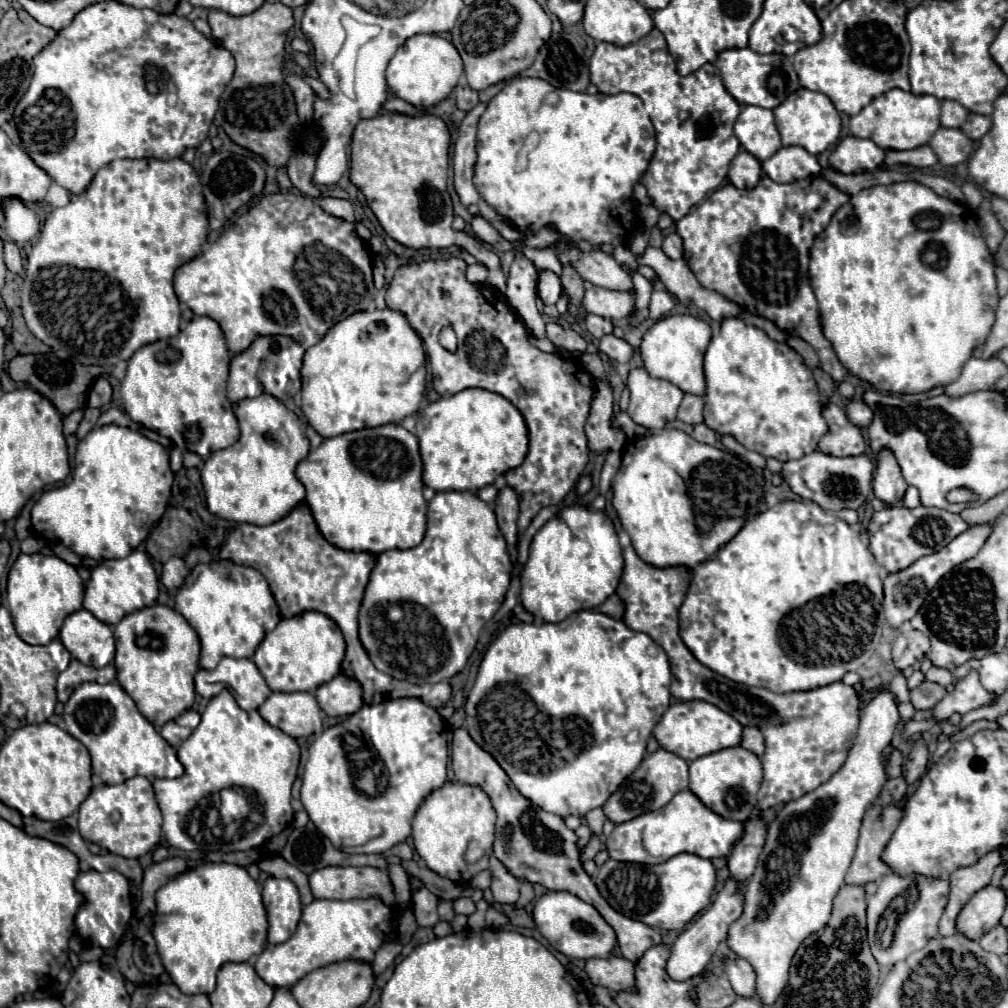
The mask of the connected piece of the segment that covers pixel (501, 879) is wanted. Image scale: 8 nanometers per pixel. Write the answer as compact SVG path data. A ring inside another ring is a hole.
M491 856L489 860L489 870L493 874L491 892L493 892L495 902L515 904L519 900L519 882L513 876L509 876L509 872L505 872L503 864L495 856Z

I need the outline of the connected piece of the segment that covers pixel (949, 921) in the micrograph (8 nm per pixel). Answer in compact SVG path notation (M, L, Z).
M993 850L989 854L985 854L979 862L959 868L949 876L951 882L951 892L949 892L949 902L947 908L943 912L941 924L939 924L939 934L941 936L953 936L959 934L955 922L957 916L961 912L961 908L969 902L969 898L981 890L983 886L987 886L991 882L993 876L993 868L1001 862L1001 854L999 850Z

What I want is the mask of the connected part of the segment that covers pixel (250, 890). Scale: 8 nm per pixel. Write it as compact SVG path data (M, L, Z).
M235 864L191 868L157 890L153 936L159 958L183 994L211 994L215 974L227 962L247 962L267 944L267 912L257 882Z

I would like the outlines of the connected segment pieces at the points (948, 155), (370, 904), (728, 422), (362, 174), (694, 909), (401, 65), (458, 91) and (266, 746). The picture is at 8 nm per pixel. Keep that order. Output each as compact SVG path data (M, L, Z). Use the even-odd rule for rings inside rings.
M939 128L929 146L945 166L957 166L965 162L973 152L973 140L969 140L961 130L955 128Z
M313 900L303 908L297 932L283 944L267 946L265 952L255 962L255 972L273 988L291 988L307 976L309 972L333 964L337 960L365 960L373 962L377 948L393 938L393 928L397 924L395 910L387 908L381 900Z
M725 318L721 322L721 334L711 340L705 352L705 424L719 436L733 436L747 450L755 450L765 458L777 458L781 462L803 458L819 450L821 436L827 434L827 422L823 418L823 400L813 378L813 370L805 360L785 342L771 340L761 328L749 326L739 318Z
M383 112L375 118L361 120L355 126L353 140L351 140L351 182L357 184L357 188L365 194L379 224L393 240L397 240L403 246L415 248L415 250L461 246L489 268L489 278L485 284L503 294L505 276L499 270L499 256L495 252L491 252L489 248L485 248L479 238L473 238L451 226L455 212L453 212L451 196L447 192L449 144L451 144L451 140L449 140L449 130L447 130L445 122L431 114L407 116L407 114L397 114L397 112Z
M677 854L655 866L617 862L609 858L595 876L595 884L611 908L631 920L639 920L647 926L663 930L681 930L703 908L707 908L715 882L713 864L693 854Z
M417 34L409 38L391 58L387 66L387 86L401 100L417 108L429 108L429 106L439 104L451 94L461 74L463 74L461 56L449 40L437 34Z
M457 86L455 88L455 100L457 100L457 108L469 112L473 106L479 104L479 94L477 90L469 88L469 86Z
M229 690L219 692L209 700L199 726L177 748L177 756L185 766L185 774L181 778L153 782L155 796L163 812L163 832L171 846L185 852L223 850L225 840L213 834L213 826L219 824L219 792L231 786L255 790L265 808L265 822L237 838L233 844L235 850L261 846L291 822L291 786L299 768L297 740L267 724L259 712L241 710Z

